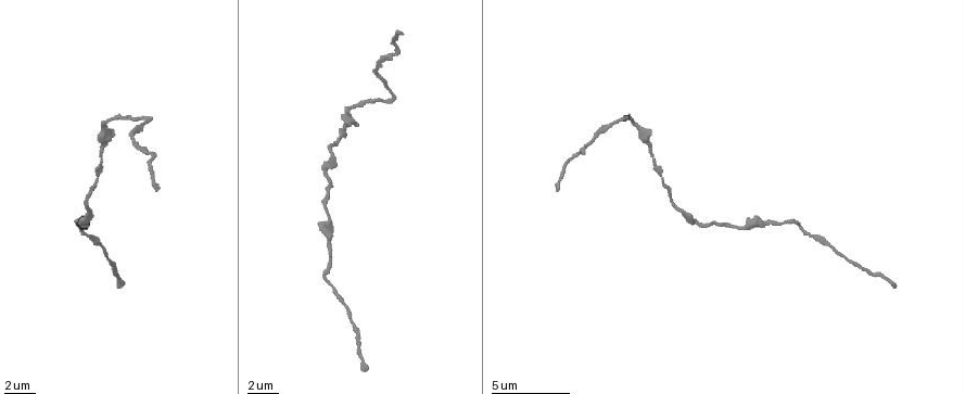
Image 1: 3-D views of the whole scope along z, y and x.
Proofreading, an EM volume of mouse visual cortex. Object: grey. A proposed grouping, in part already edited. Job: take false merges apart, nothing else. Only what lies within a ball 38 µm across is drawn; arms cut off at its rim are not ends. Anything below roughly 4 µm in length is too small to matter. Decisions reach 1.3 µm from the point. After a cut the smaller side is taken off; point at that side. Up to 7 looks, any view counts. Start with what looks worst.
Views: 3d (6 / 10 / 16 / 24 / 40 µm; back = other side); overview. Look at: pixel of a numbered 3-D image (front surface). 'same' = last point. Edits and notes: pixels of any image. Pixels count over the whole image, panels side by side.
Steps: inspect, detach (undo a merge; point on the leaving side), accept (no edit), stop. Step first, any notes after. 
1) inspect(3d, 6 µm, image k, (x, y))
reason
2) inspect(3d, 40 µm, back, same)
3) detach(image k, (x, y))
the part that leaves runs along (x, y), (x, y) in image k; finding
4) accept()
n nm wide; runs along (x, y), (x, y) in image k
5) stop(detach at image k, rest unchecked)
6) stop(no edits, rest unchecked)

inspect(3d, 10 µm, image 1, (620, 118))
sharp bend

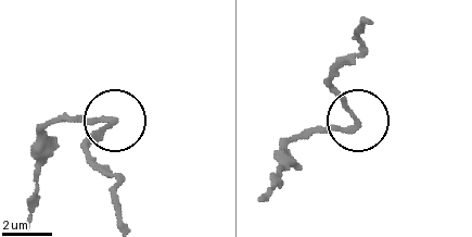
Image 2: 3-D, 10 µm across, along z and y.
accept()
210 nm wide; runs along (27, 220), (41, 132), (60, 120), (110, 120), (85, 154) in image 2; one neuron here

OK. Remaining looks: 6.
inspect(3d, 10 µm, image 1, (330, 286))

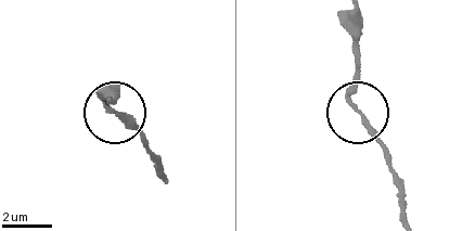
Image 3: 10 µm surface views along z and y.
accept()
runs along (355, 13), (350, 106), (389, 154) in image 3; continuous, no second neuron

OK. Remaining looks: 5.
inspect(3d, 10 µm, image 1, (343, 126))
calibre changes

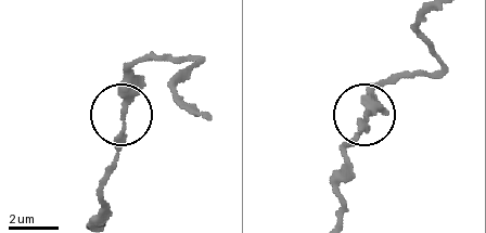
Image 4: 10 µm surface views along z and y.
inspect(3d, 6 µm, image 4, (123, 120))

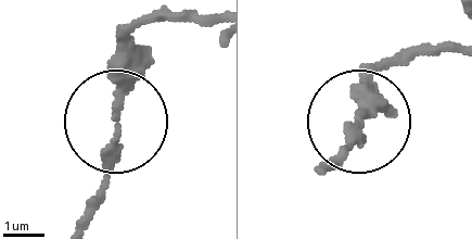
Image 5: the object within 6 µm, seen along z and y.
accept()
200 nm wide; runs along (327, 168), (358, 124), (358, 65) in image 5; all the same neuron

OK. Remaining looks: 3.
stop(no edits, rest unchecked)

